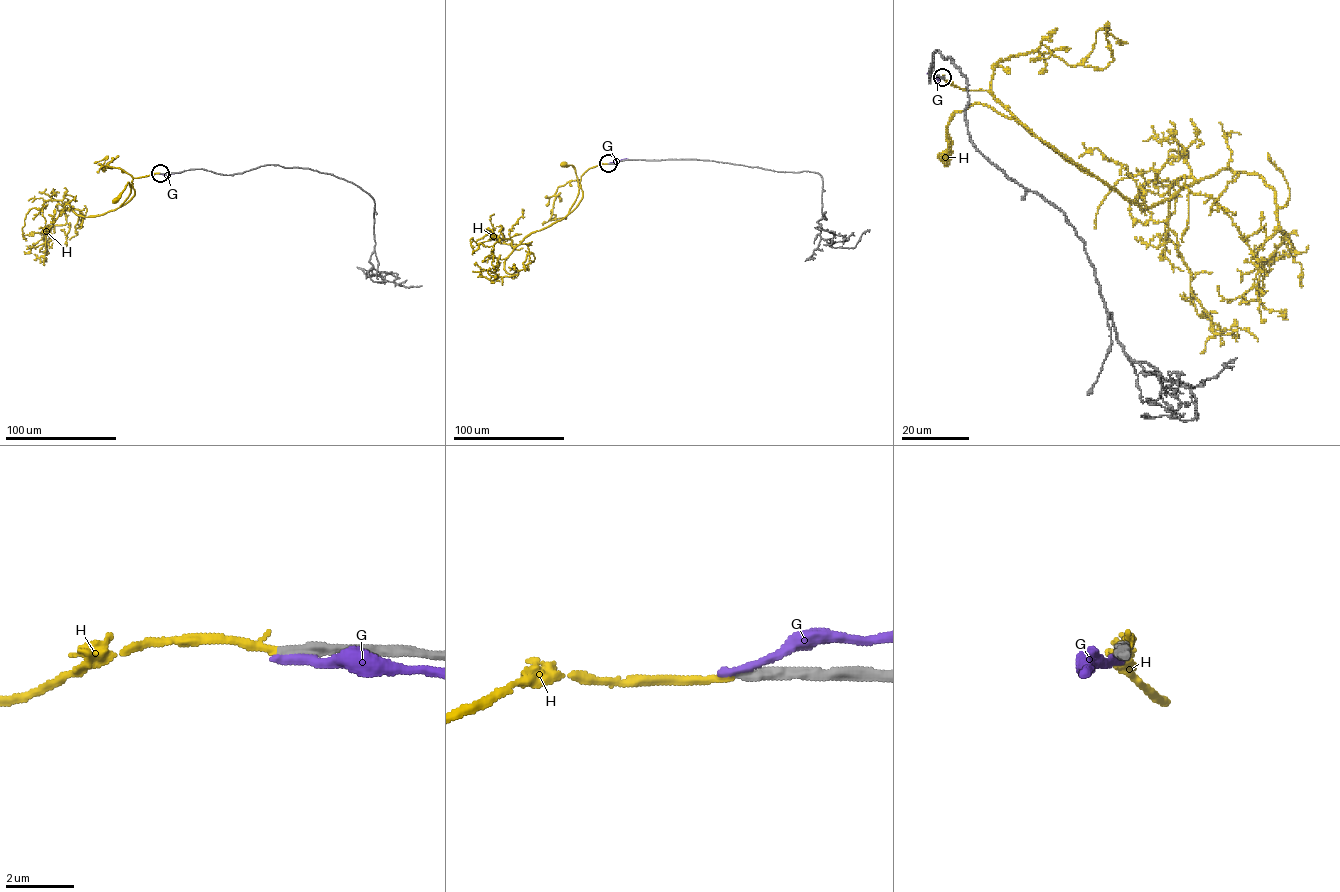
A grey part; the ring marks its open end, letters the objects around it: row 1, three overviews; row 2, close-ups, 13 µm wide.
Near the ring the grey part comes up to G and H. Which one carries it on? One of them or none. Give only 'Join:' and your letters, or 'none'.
Join: none

